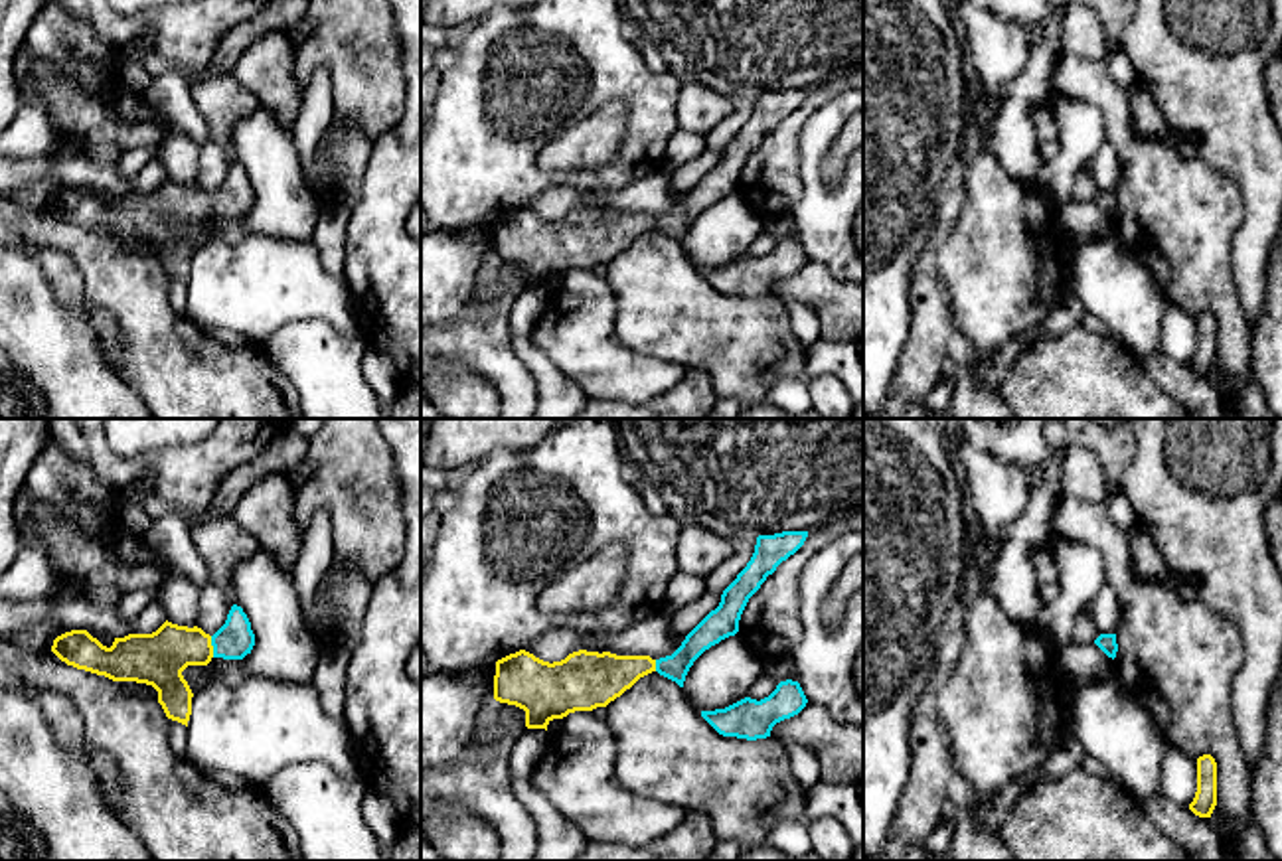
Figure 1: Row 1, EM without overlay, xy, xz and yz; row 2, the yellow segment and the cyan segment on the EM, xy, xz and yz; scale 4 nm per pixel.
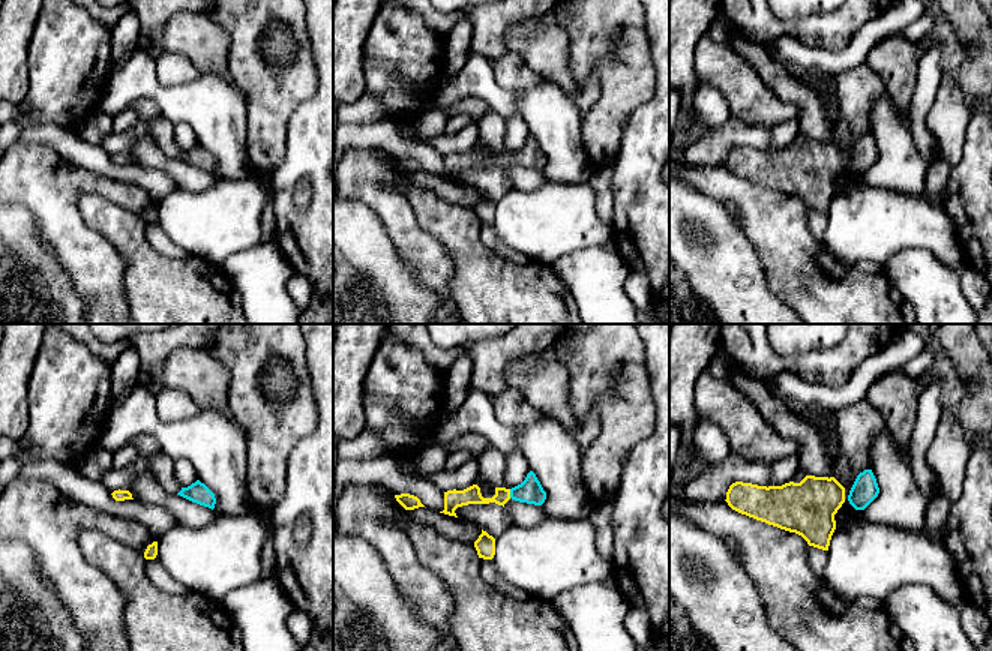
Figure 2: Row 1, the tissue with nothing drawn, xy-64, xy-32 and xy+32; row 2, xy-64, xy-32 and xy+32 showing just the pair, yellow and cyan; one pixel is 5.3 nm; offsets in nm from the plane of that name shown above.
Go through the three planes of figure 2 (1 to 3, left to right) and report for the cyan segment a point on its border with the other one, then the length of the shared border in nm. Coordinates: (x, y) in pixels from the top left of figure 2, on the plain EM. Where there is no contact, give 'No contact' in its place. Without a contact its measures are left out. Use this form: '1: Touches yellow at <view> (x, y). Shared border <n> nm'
1: No contact
2: Touches yellow at xy-32 (509, 158). Shared border 50 nm
3: No contact

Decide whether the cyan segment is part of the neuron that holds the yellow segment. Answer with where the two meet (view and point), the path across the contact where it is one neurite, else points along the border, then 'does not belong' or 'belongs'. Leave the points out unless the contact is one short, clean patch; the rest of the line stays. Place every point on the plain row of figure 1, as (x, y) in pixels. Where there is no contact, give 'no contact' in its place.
contact xy (212, 204); belongs

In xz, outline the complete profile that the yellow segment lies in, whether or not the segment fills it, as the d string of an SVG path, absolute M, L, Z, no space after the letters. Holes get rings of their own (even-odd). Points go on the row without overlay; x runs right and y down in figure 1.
M808 89L759 93L751 118L723 148L719 164L685 194L672 213L652 217L579 207L549 221L520 207L496 219L494 257L523 267L527 286L547 288L553 276L606 265L652 229L683 245L693 219L739 190L749 156L782 118L804 103L806 95Z

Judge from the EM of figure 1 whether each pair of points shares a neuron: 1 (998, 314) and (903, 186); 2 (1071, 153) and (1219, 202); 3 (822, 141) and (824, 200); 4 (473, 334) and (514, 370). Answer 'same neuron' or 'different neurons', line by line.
1: different neurons
2: different neurons
3: same neuron
4: same neuron

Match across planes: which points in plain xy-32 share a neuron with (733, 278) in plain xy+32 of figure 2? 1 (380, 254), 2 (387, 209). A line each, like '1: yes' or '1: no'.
1: yes
2: no

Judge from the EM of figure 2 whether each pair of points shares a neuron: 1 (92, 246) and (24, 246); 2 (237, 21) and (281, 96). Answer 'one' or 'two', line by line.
1: two
2: one

